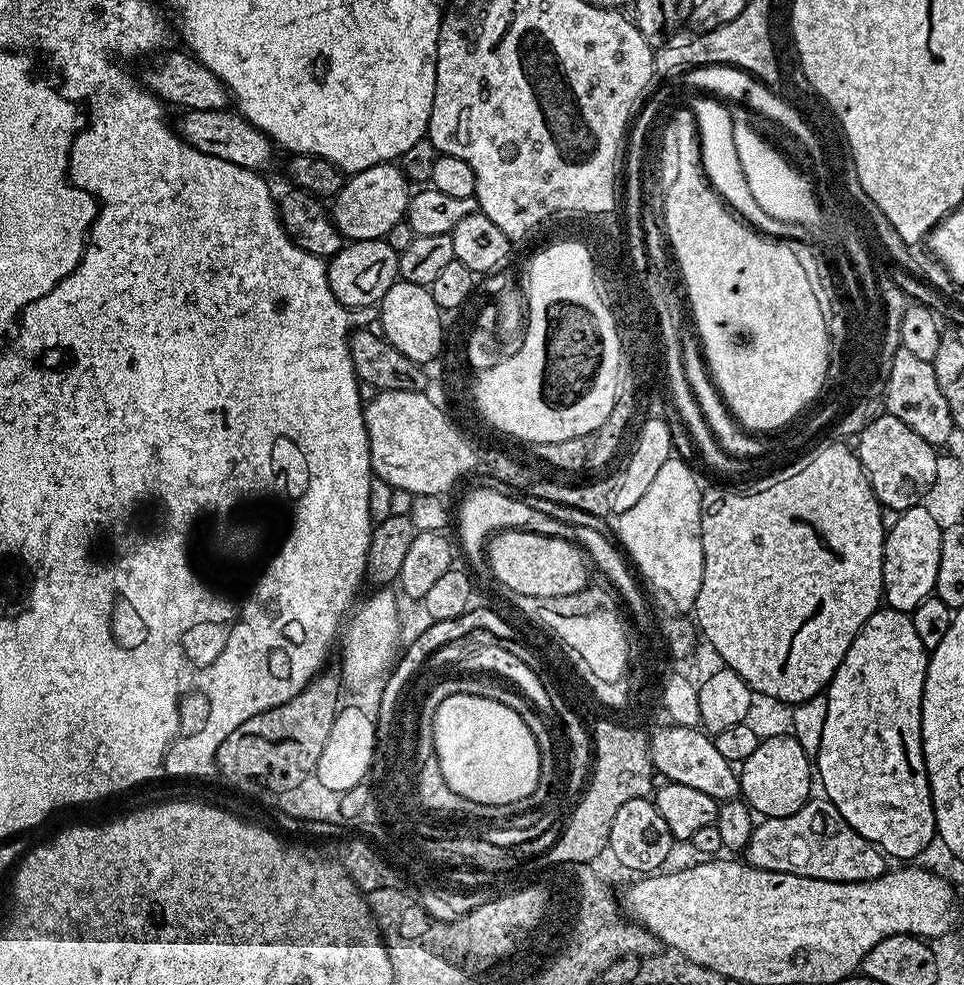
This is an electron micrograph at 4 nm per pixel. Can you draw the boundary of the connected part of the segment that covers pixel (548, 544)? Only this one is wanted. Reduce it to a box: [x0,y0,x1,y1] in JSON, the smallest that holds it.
[486,530,590,595]

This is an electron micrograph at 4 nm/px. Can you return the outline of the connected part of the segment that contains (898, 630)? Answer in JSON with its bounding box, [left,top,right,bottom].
[814,606,937,862]

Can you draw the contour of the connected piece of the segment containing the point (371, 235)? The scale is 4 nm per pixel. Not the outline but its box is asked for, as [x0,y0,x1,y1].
[330,163,410,241]

